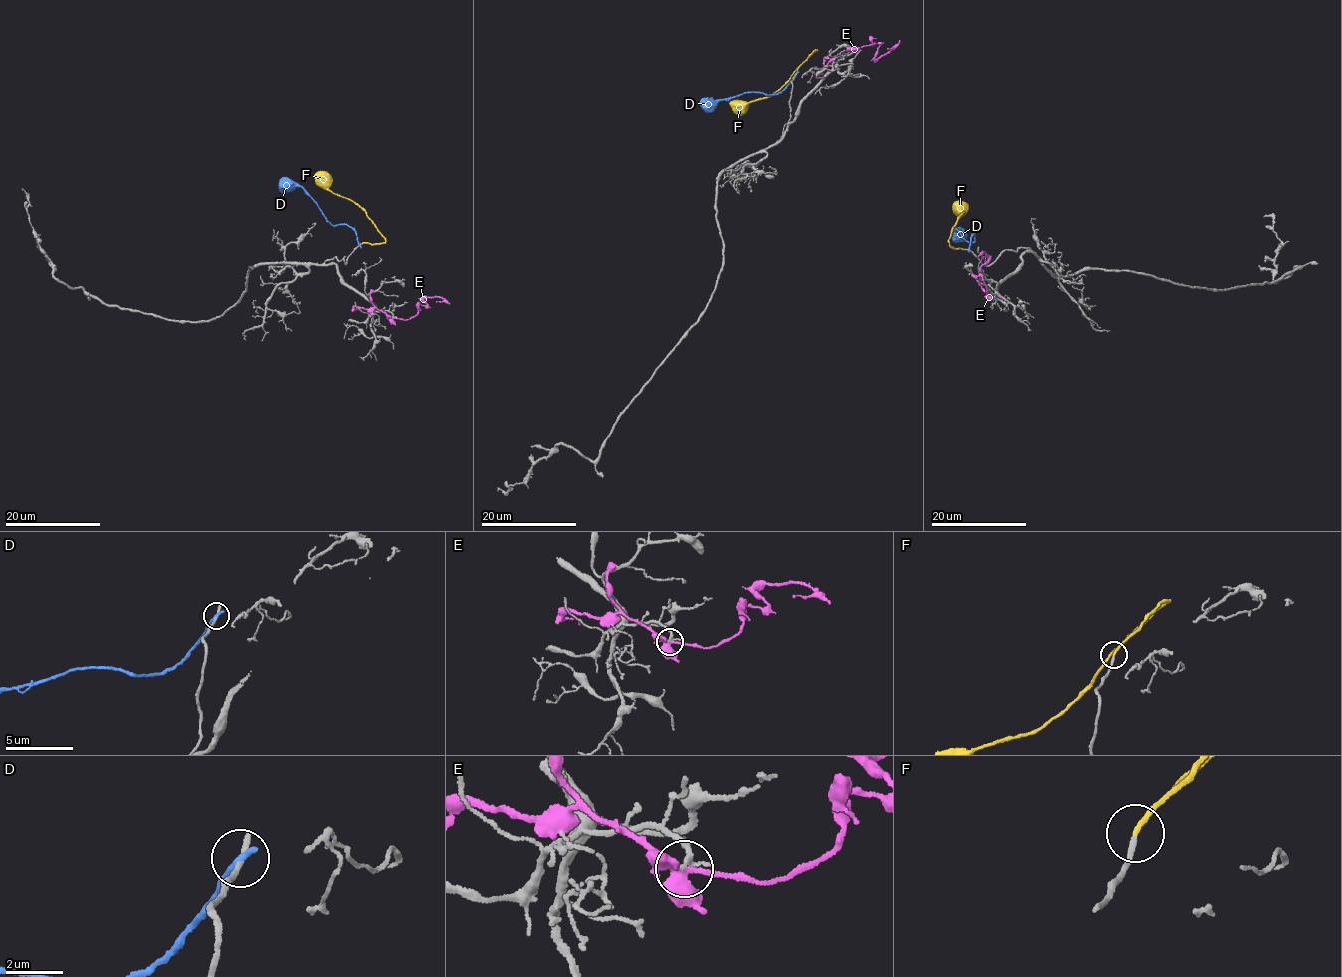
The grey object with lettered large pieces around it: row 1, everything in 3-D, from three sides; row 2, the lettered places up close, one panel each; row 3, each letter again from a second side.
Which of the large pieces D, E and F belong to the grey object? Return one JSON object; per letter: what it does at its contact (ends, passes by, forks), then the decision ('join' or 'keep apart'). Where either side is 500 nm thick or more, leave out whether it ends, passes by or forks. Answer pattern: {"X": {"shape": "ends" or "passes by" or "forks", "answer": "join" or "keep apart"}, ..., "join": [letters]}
{"D": {"shape": "ends", "answer": "keep apart"}, "E": {"shape": "forks", "answer": "keep apart"}, "F": {"shape": "ends", "answer": "join"}, "join": ["F"]}

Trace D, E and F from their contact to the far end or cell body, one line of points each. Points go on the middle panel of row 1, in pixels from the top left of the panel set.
D: (796, 73), (779, 92), (768, 95), (747, 92), (722, 100), (708, 100), (701, 107)
E: (853, 49), (880, 44), (877, 59), (899, 40)
F: (798, 69), (768, 96), (746, 103), (736, 112), (733, 110)

